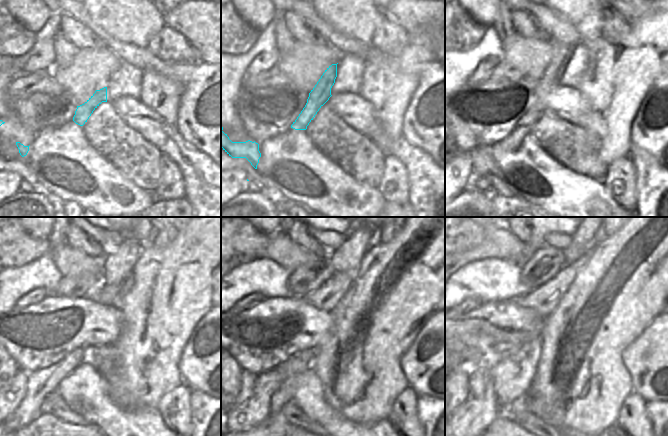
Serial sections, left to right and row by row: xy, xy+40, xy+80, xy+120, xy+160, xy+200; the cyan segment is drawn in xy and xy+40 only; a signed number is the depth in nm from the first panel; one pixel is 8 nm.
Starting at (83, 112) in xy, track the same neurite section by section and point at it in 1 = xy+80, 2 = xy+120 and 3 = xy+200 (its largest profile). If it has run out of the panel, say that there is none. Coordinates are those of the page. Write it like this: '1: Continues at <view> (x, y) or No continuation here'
1: Continues at xy+80 (484, 158)
2: Continues at xy+120 (40, 383)
3: Continues at xy+200 (470, 420).

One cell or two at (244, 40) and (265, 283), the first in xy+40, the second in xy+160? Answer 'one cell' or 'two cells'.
two cells

